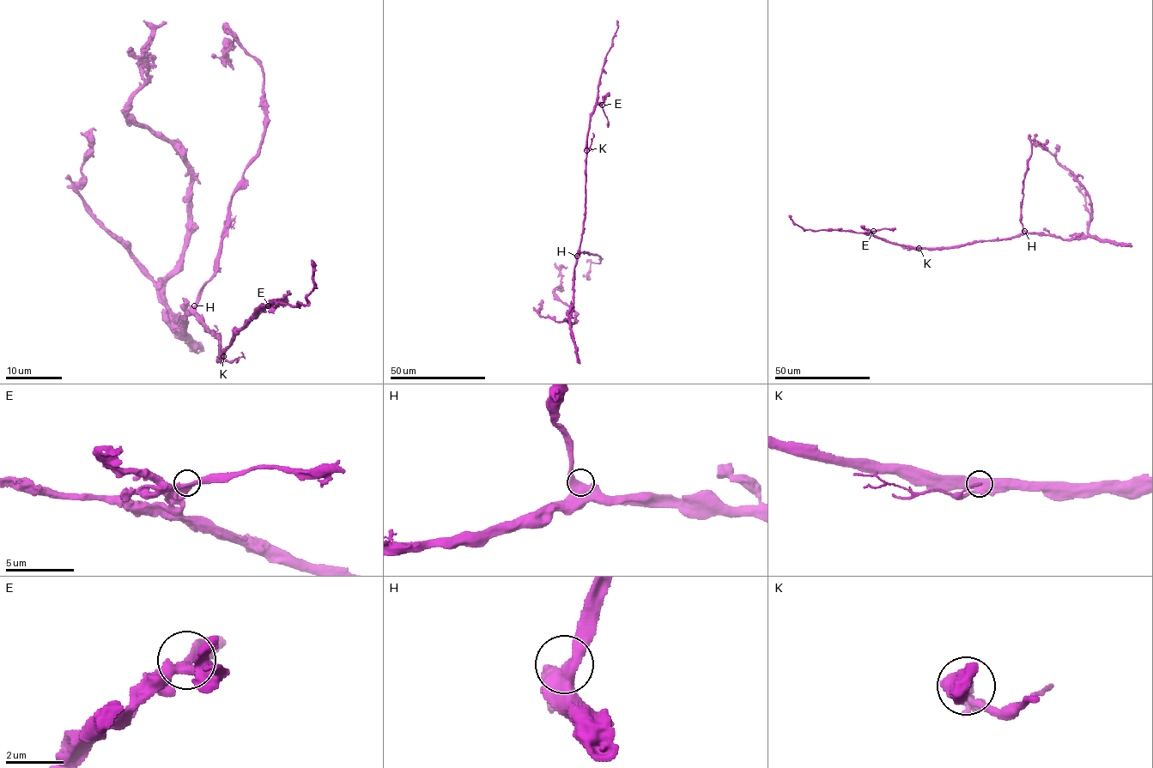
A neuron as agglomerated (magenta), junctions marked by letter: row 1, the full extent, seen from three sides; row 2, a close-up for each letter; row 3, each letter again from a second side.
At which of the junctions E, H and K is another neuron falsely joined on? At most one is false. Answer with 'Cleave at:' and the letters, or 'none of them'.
Cleave at: none of them

